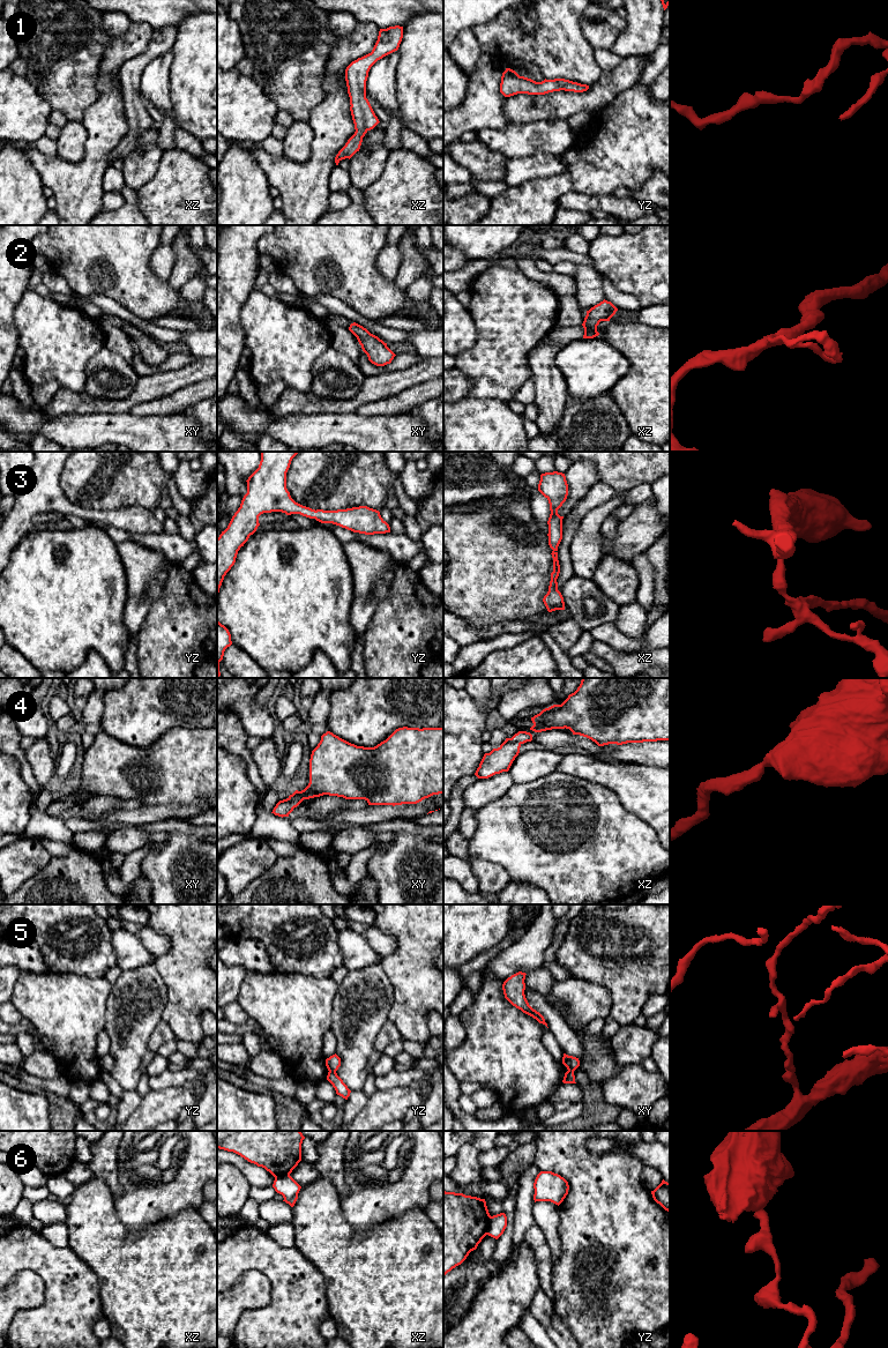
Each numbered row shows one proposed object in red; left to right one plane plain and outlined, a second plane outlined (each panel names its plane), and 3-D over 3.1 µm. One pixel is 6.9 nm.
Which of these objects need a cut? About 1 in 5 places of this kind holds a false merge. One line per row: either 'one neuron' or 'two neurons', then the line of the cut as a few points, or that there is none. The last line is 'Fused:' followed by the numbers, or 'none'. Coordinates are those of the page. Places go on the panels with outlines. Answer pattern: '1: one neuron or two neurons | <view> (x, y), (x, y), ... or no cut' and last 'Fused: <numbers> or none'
1: one neuron | no cut
2: one neuron | no cut
3: one neuron | no cut
4: one neuron | no cut
5: two neurons | yz (329, 1071), (335, 1072)
6: two neurons | yz (491, 1216), (486, 1234)
Fused: 5, 6

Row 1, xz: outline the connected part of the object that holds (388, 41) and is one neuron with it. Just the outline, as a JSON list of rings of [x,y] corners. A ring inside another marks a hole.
[[[403,27],[380,29],[378,40],[371,53],[352,61],[345,69],[345,81],[350,97],[350,111],[355,124],[355,134],[335,157],[335,163],[351,158],[359,151],[363,137],[380,121],[366,98],[366,81],[371,67],[383,57],[398,50],[403,38]]]

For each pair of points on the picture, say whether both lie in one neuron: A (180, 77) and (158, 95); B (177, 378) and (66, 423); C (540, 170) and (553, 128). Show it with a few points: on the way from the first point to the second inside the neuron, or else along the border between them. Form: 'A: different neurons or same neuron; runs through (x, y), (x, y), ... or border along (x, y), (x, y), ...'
A: different neurons; border along (171, 60), (169, 97), (173, 113)
B: different neurons; border along (62, 414), (118, 414)
C: different neurons; border along (557, 155), (535, 154), (519, 158)

